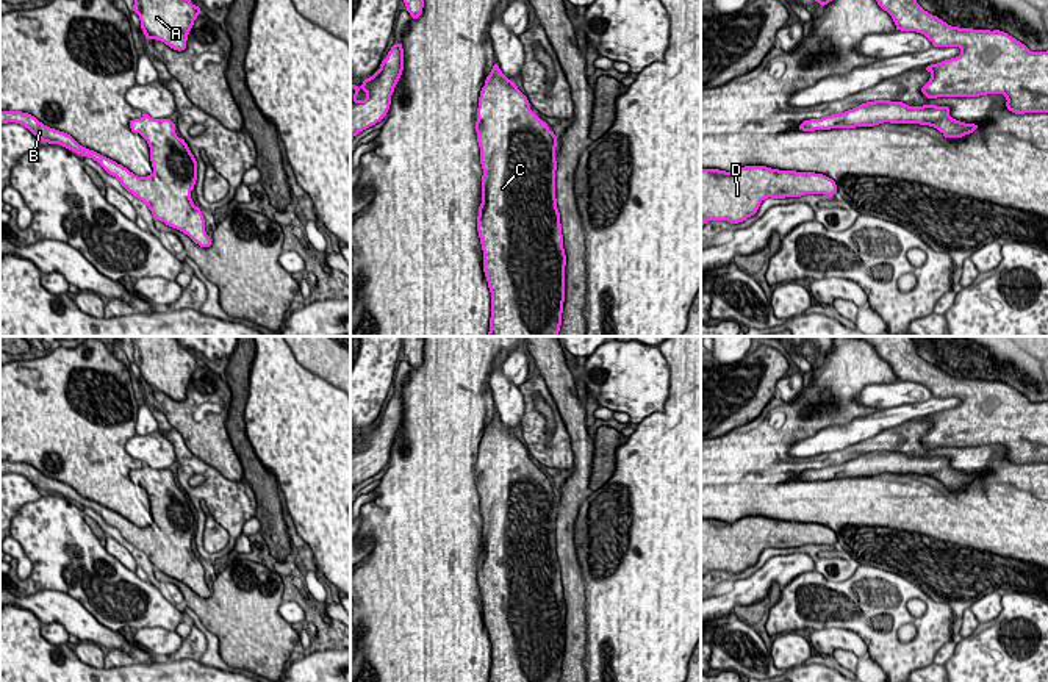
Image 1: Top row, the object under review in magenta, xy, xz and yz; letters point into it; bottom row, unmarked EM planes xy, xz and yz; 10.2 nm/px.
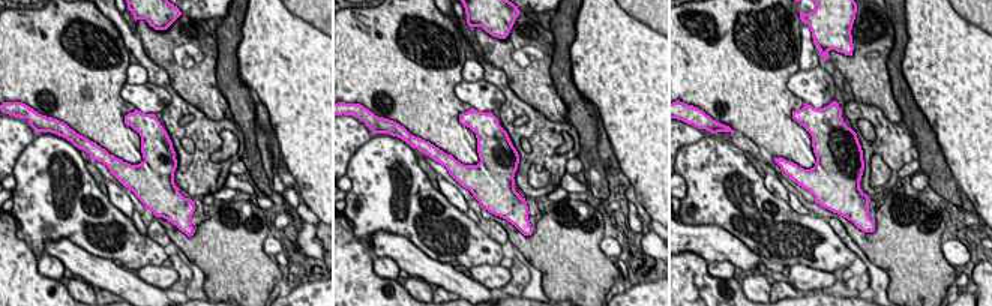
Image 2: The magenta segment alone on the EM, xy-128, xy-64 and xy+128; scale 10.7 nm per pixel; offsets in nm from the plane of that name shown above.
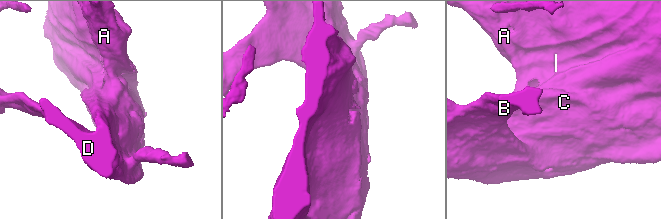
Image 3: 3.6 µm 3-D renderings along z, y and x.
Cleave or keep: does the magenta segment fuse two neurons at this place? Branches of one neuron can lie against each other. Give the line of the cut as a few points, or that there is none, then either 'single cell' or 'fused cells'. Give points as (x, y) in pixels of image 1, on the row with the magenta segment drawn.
no cut; single cell

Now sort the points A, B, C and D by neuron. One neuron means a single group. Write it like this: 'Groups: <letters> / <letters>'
Groups: A B C D

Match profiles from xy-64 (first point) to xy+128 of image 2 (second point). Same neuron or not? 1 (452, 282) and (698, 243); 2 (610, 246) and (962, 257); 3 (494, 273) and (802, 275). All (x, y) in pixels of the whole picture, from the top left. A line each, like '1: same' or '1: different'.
1: same
2: same
3: same

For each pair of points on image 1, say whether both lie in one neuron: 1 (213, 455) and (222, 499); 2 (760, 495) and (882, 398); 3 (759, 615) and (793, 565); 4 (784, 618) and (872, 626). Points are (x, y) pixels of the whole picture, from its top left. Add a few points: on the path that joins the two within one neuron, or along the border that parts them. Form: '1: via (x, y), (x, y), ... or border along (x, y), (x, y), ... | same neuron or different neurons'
1: border along (186, 446), (226, 477), (243, 480) | different neurons
2: border along (845, 449), (814, 455), (787, 454) | different neurons
3: border along (781, 587), (773, 584), (764, 598), (746, 606) | different neurons
4: via (806, 613), (850, 613) | same neuron

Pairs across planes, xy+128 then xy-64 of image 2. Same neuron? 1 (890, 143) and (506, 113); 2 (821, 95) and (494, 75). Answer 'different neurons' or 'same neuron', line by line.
1: same neuron
2: different neurons

